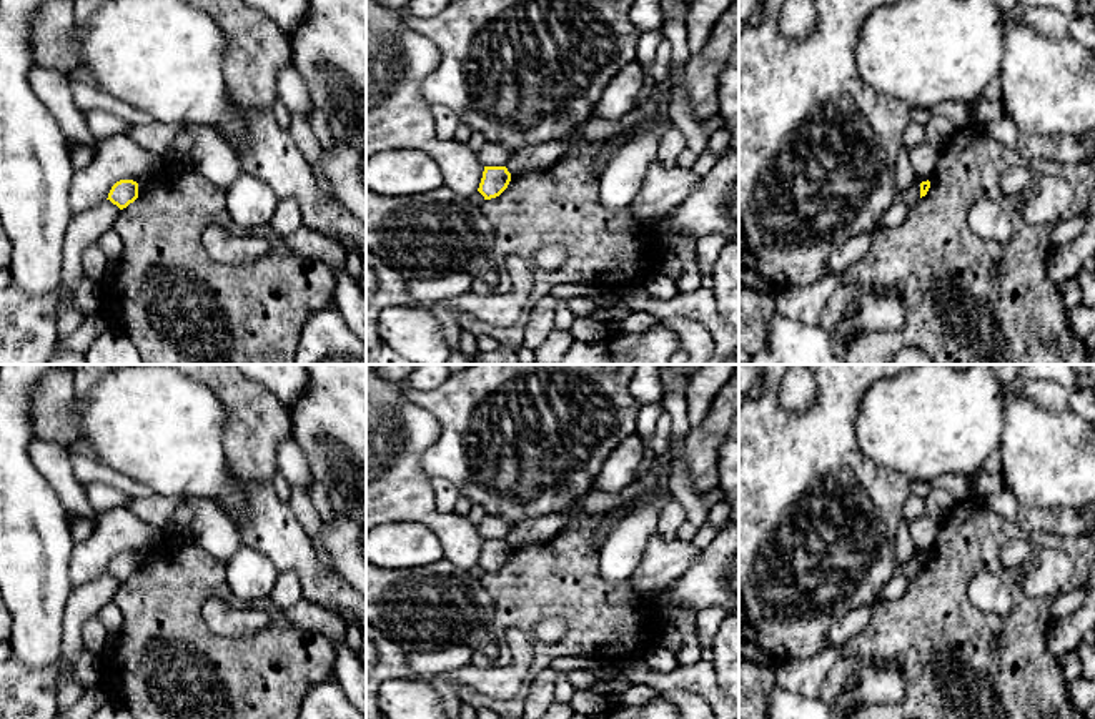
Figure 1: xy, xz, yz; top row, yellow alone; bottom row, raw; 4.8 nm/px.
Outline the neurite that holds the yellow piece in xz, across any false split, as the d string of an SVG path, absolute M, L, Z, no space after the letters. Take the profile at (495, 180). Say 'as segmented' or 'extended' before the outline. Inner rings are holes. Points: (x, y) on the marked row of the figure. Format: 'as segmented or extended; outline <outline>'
as segmented; outline M484 166L478 191L484 200L499 196L509 185L511 173L506 166Z

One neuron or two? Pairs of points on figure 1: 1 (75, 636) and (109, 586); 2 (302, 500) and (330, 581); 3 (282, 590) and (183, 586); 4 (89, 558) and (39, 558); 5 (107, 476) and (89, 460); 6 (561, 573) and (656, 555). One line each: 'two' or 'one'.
1: one
2: two
3: two
4: two
5: one
6: two

